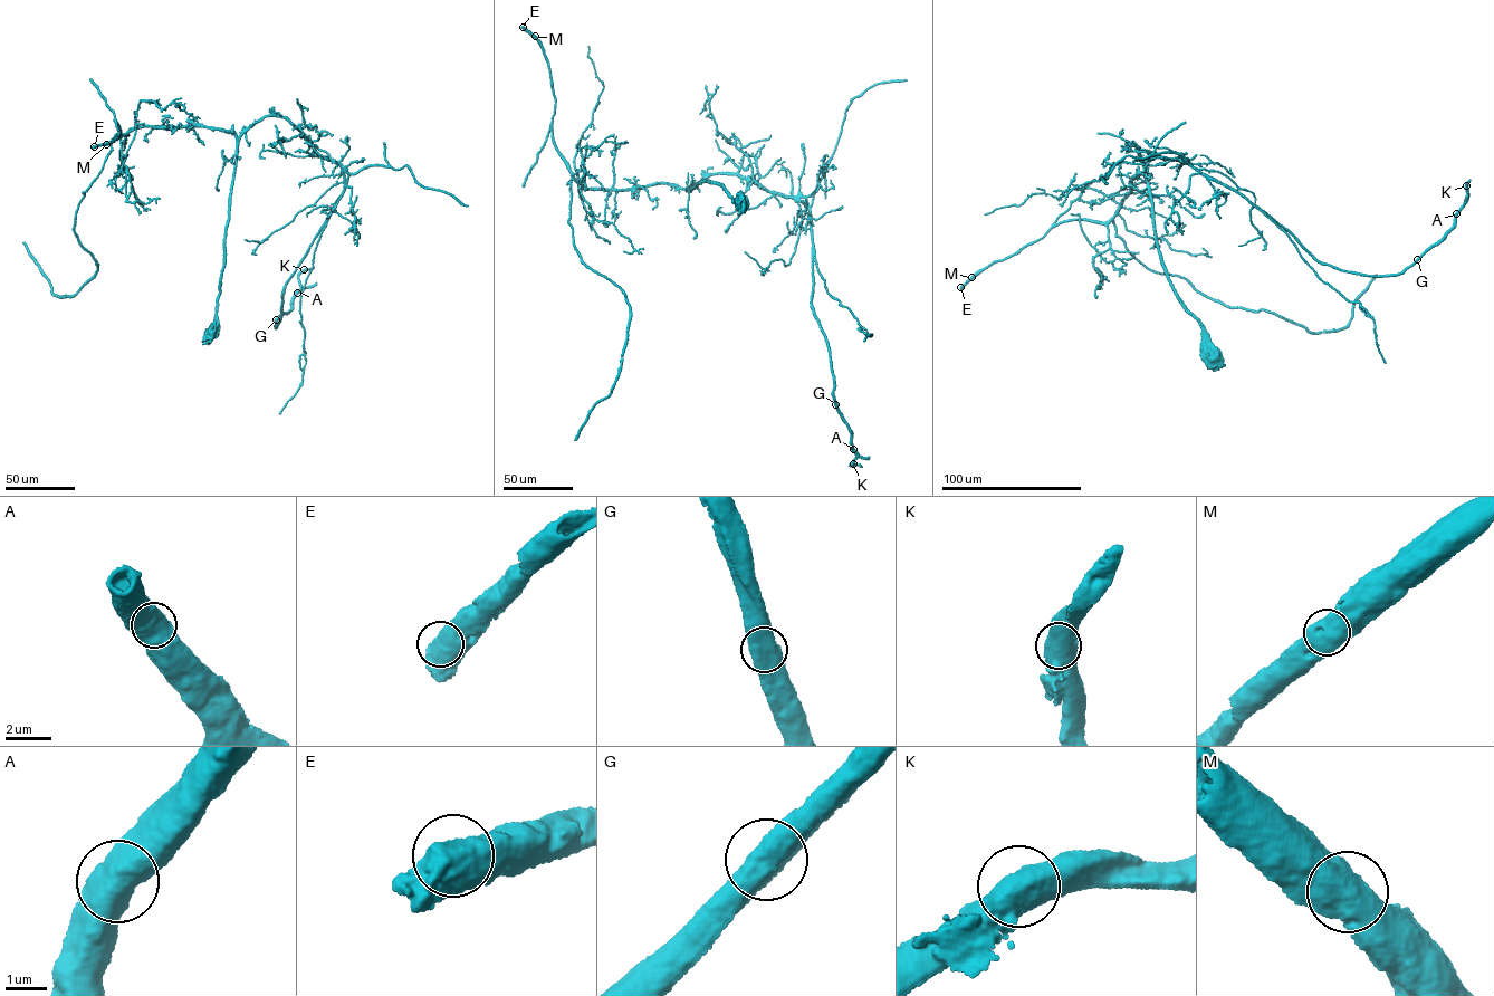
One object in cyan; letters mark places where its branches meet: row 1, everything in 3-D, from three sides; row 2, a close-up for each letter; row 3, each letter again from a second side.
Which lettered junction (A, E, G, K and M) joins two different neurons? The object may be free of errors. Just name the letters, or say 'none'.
none

